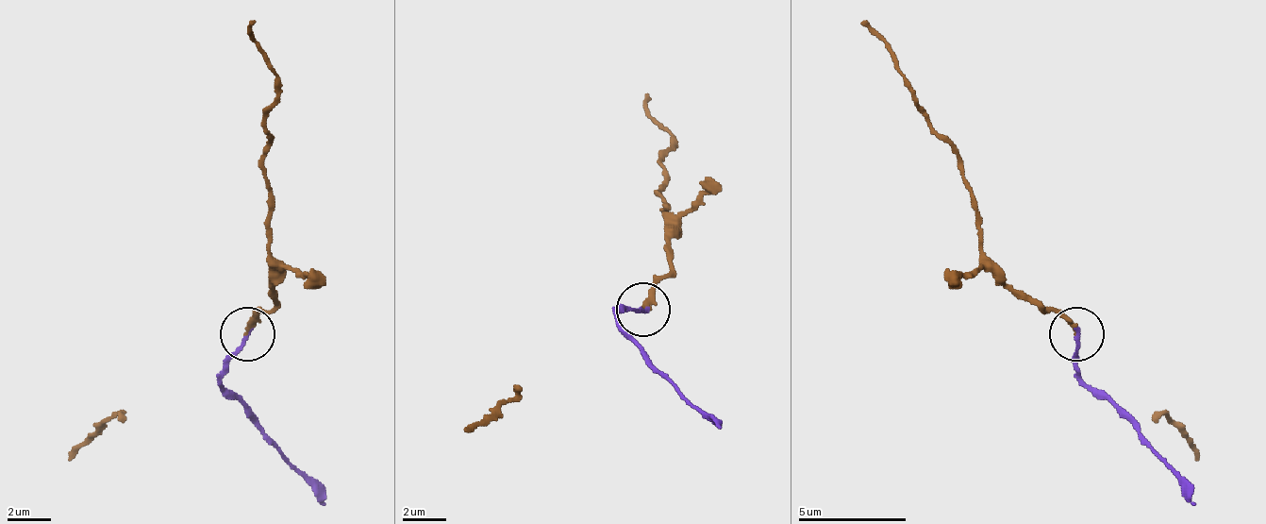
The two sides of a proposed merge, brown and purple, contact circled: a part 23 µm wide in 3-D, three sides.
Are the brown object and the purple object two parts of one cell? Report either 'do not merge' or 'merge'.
do not merge

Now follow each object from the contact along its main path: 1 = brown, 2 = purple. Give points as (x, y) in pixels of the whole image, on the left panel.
1: (248, 335), (275, 302), (275, 260), (265, 157), (265, 125), (275, 70), (248, 32), (254, 22)
2: (248, 335), (226, 362), (222, 383), (324, 502)

